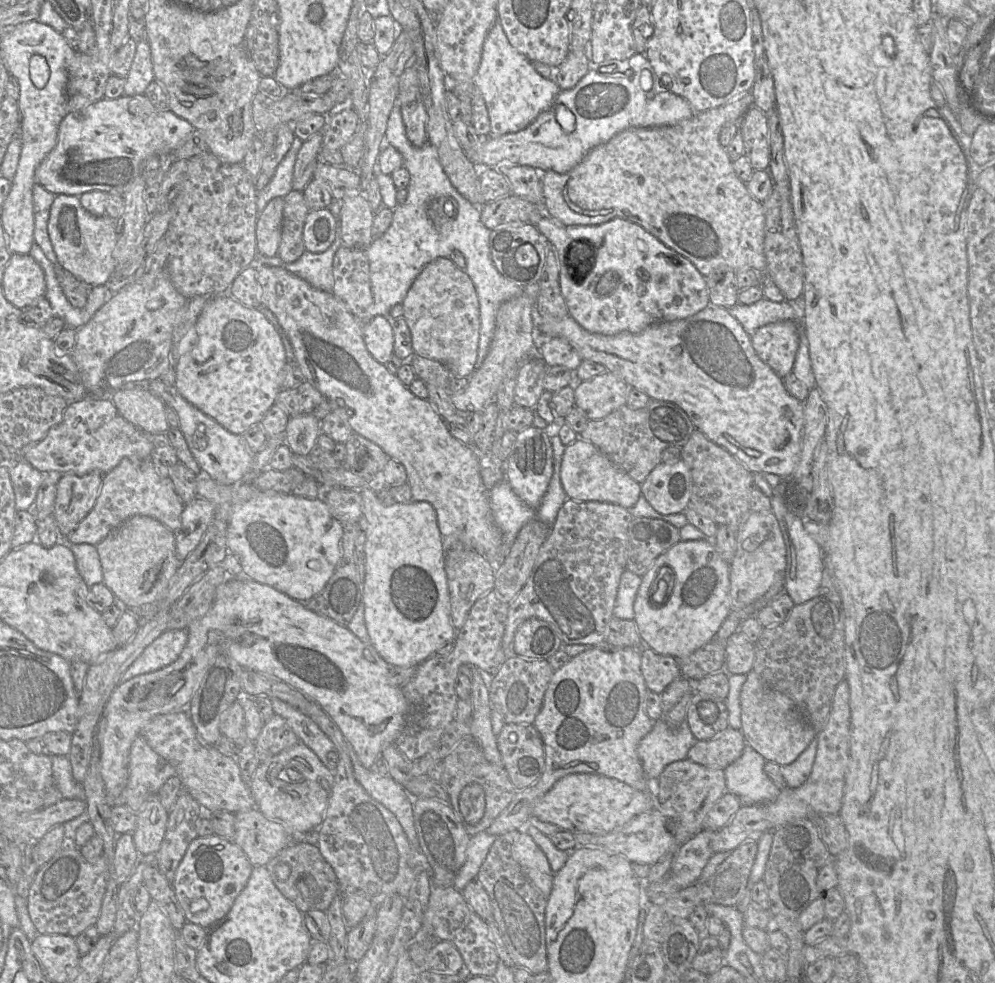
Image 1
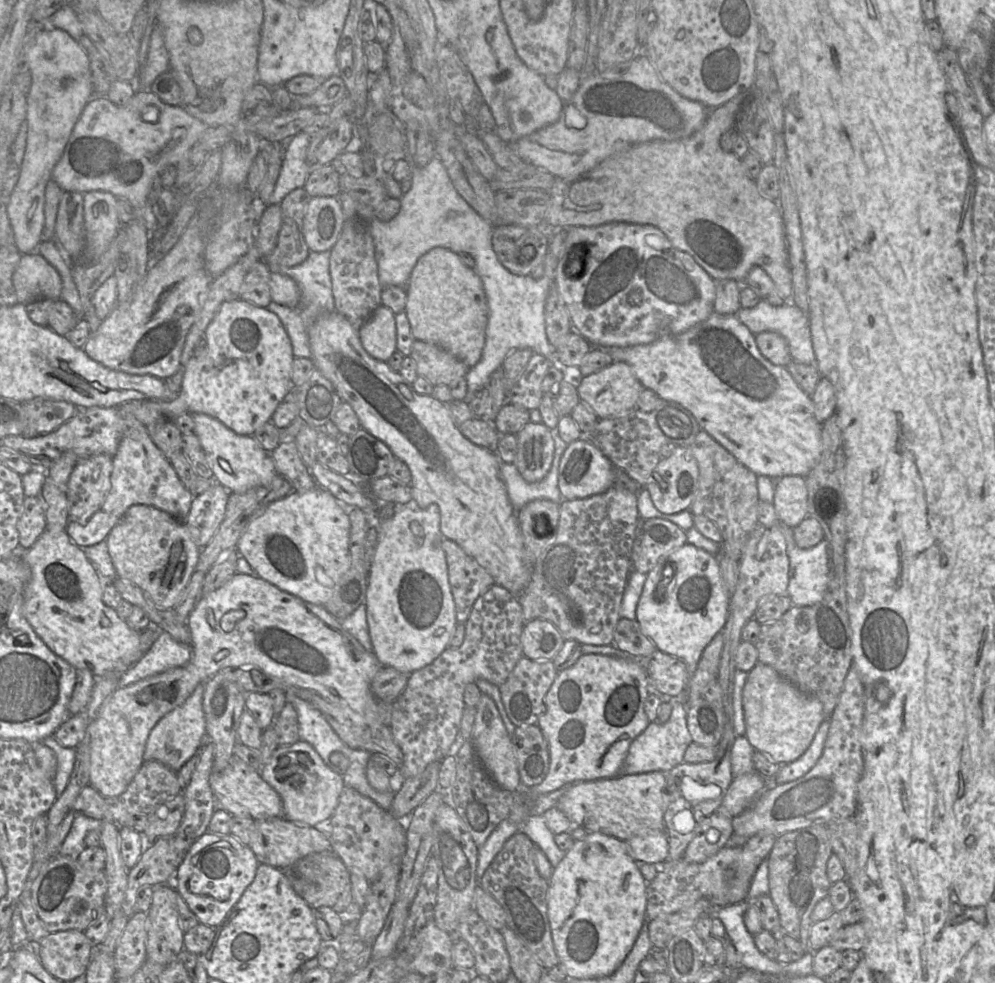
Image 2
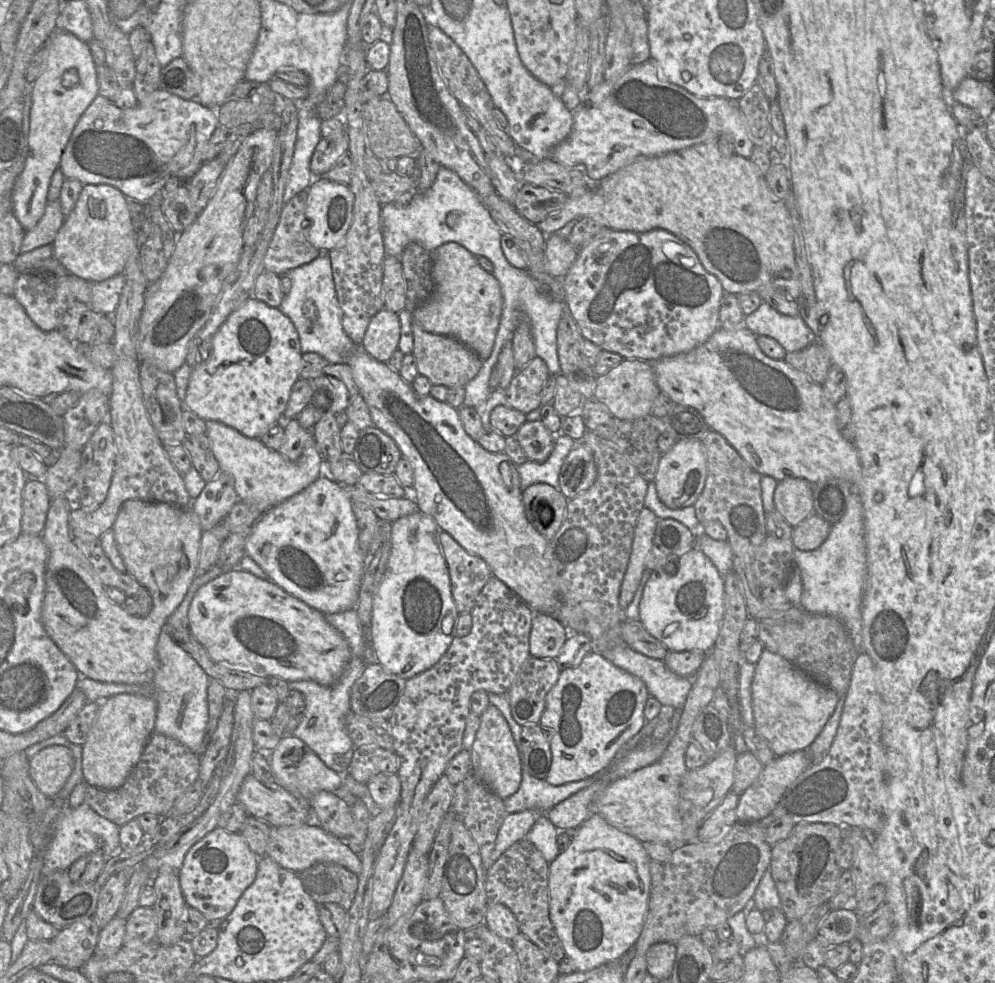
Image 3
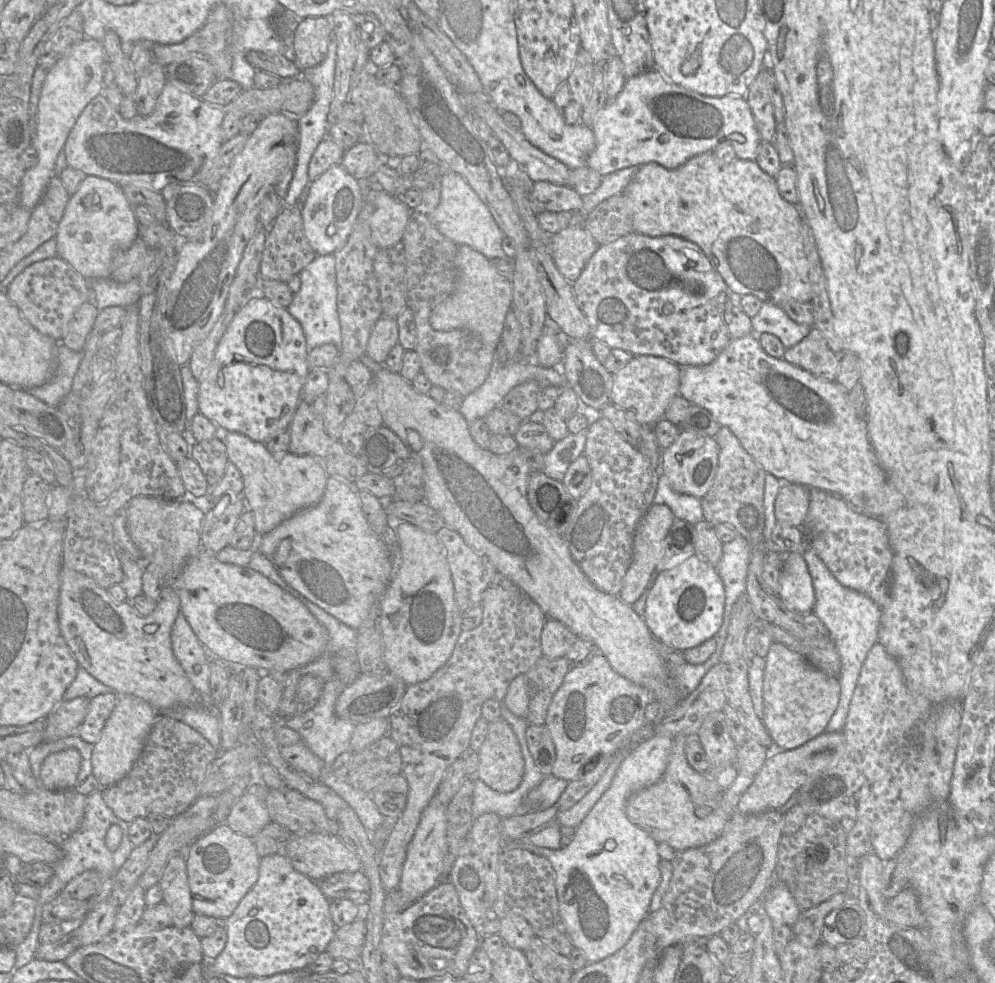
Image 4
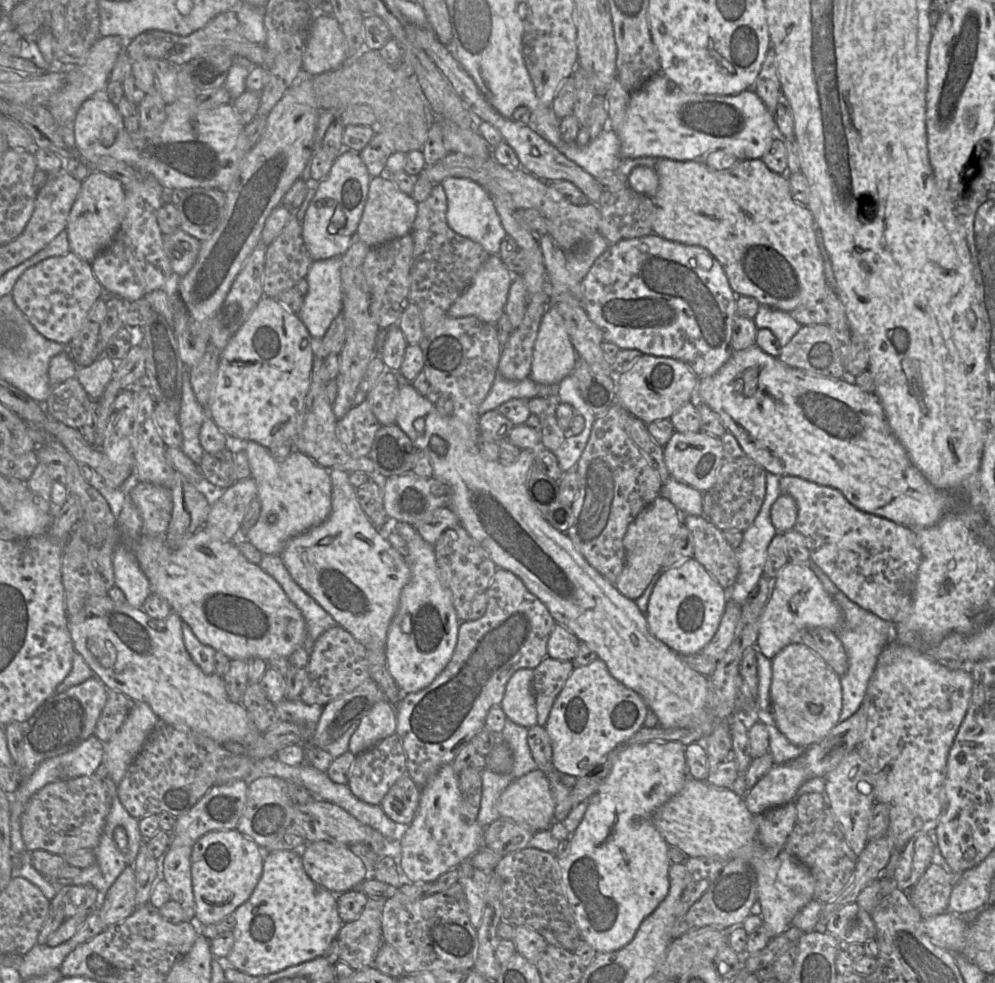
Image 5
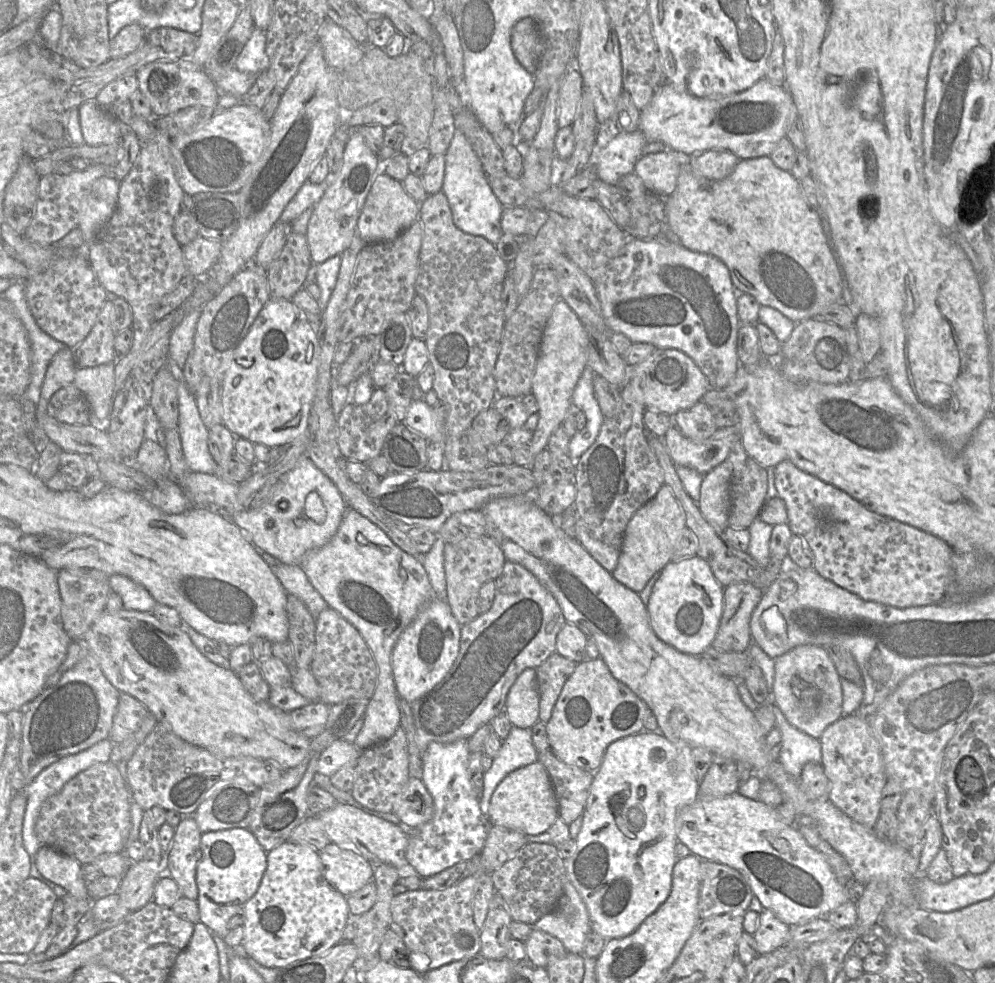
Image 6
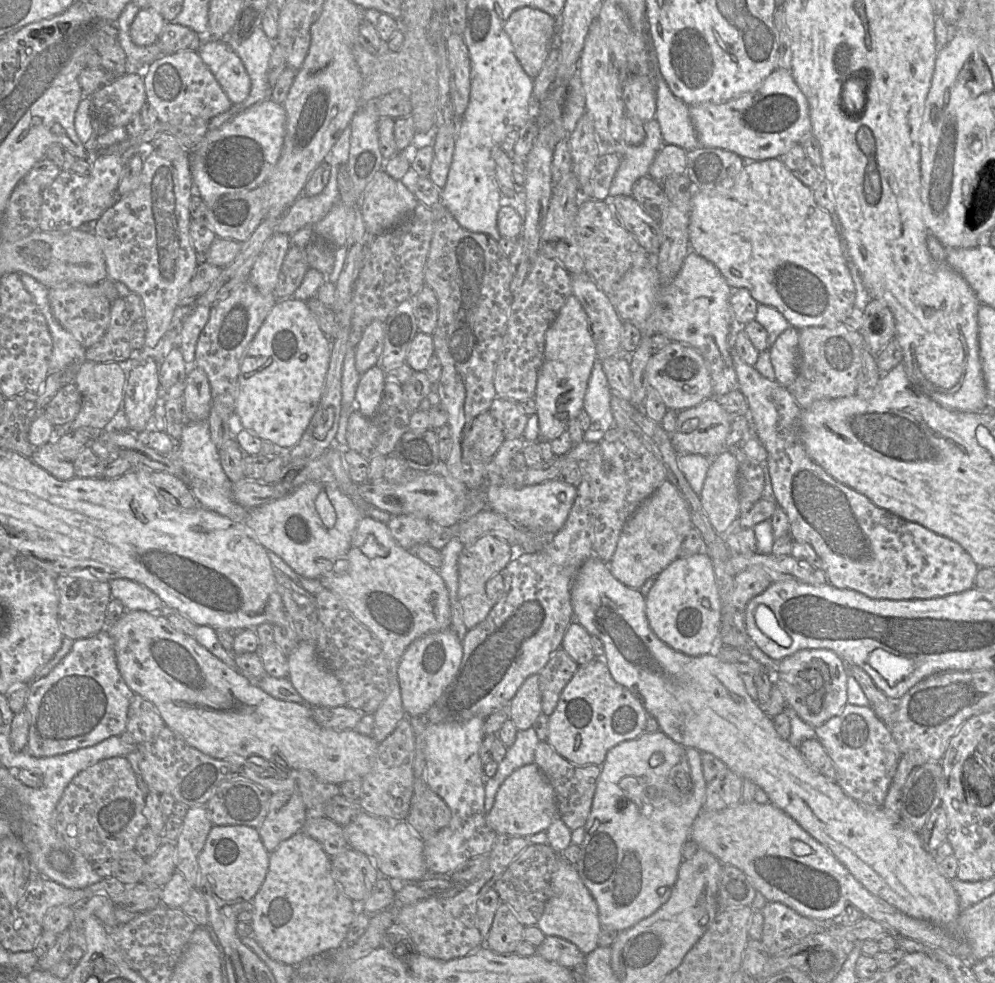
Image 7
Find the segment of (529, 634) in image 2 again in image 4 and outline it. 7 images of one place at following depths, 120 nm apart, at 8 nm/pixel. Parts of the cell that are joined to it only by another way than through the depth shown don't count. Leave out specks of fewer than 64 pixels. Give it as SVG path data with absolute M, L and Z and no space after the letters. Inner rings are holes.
M548 618L541 634L542 655L550 659L565 657L577 638L566 625Z

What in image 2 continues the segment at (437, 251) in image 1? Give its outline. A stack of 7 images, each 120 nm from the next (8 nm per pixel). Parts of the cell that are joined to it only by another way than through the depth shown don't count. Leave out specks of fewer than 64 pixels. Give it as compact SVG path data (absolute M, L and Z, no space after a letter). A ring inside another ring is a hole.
M408 150L399 154L398 159L406 158L412 171L412 186L405 194L401 186L391 173L384 172L382 166L377 163L375 157L375 171L385 187L388 198L400 199L401 208L397 215L390 221L381 221L376 216L368 222L369 231L374 240L375 258L378 265L378 277L381 288L386 286L406 287L410 275L421 256L435 247L444 247L455 253L468 253L475 260L472 269L482 280L488 304L488 323L486 328L486 341L480 361L469 369L466 375L467 388L470 396L476 395L484 387L487 387L491 375L503 367L505 359L514 351L530 349L534 354L540 354L552 363L555 362L555 349L550 344L545 324L545 304L549 290L555 280L543 276L535 279L532 276L519 276L509 272L498 260L493 250L492 236L494 226L486 221L456 190L451 178L439 156L435 155L424 167L417 166L411 159Z

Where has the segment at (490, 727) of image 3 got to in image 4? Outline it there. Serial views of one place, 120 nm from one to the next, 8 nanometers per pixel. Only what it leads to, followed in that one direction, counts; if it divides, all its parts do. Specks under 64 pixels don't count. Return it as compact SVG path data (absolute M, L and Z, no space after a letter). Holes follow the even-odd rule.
M502 717L489 723L486 738L477 754L479 765L476 778L497 792L508 793L519 787L524 774L524 758L517 737Z

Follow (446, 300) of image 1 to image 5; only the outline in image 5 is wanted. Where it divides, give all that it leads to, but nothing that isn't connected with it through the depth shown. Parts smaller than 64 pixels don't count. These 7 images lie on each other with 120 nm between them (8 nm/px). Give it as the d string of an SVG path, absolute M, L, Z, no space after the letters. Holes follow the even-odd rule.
M489 255L475 273L469 287L447 311L452 318L475 316L497 324L504 313L513 275L498 255Z

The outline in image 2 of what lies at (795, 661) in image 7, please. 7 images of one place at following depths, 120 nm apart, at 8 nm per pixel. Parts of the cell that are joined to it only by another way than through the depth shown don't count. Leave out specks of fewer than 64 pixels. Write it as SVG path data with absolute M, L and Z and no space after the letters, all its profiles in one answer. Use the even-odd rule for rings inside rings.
M758 662L749 672L743 693L745 736L755 750L766 754L777 764L787 764L799 758L811 744L820 724L826 719L822 703L801 691L767 664Z

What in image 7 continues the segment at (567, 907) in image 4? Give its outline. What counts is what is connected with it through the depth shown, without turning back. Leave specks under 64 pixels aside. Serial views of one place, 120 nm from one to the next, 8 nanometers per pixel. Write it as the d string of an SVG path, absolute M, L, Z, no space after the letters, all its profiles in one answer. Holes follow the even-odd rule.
M661 730L655 732L644 731L639 737L635 739L623 741L612 747L607 752L604 763L601 765L601 771L597 780L597 785L592 801L591 810L588 819L586 821L586 824L584 826L585 836L582 844L580 845L581 848L580 857L577 863L575 864L575 867L582 882L587 887L592 897L596 901L599 912L599 919L602 926L613 926L618 931L623 931L625 929L628 929L634 926L639 921L643 920L644 918L651 916L670 898L672 889L677 881L679 866L683 861L682 852L681 852L682 846L690 838L690 831L692 825L696 820L696 818L698 817L698 815L703 811L704 800L706 795L706 786L707 786L707 782L704 779L703 770L702 770L701 752L695 748L683 747L682 745L676 743L671 738L669 738ZM684 757L686 757L688 766L690 768L692 789L690 792L690 796L686 801L682 802L681 804L675 804L669 798L669 791L670 791L669 774L670 774L670 770L676 765L678 765L683 760ZM624 777L635 777L640 785L644 785L646 798L642 800L642 803L644 805L643 807L636 805L633 801L628 800L627 798L624 808L620 809L620 807L618 806L620 800L625 800L625 791L620 787L620 781ZM647 788L657 789L658 795L651 798L648 797L649 790Z

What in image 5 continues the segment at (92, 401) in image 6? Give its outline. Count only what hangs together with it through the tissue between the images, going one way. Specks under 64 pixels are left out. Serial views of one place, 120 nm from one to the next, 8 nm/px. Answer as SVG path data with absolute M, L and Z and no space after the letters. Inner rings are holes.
M101 355L91 365L78 368L76 377L93 402L98 402L110 383L116 362Z

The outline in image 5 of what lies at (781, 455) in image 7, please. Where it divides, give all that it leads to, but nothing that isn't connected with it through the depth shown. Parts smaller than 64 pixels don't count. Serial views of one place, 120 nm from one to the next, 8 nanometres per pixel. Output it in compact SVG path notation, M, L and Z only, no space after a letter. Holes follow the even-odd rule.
M779 476L780 493L790 495L797 504L794 530L803 537L810 561L817 565L844 593L861 608L890 623L904 620L911 611L914 588L922 554L914 529L853 506L836 488L819 485L796 476Z

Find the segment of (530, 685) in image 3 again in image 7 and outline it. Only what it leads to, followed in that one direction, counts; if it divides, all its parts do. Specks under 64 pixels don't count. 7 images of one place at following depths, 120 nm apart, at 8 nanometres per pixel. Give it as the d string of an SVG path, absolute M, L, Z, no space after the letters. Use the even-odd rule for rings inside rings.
M558 648L539 674L539 688L542 697L542 713L552 714L566 684L571 680L579 665L564 651Z

